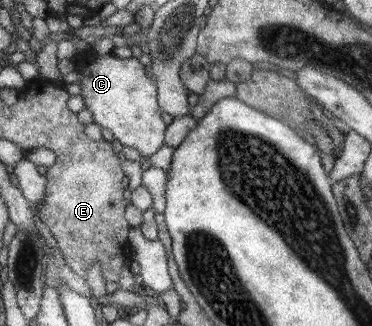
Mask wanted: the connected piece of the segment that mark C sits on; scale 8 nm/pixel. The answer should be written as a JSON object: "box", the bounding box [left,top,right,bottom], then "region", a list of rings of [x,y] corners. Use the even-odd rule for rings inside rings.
{"box":[72,50,166,159],"region":[[[89,50],[76,52],[72,58],[74,70],[79,72],[83,105],[91,113],[92,123],[107,129],[121,146],[135,149],[142,159],[164,145],[166,125],[159,116],[156,87],[143,69],[117,69],[119,59],[109,55],[95,56]]]}

